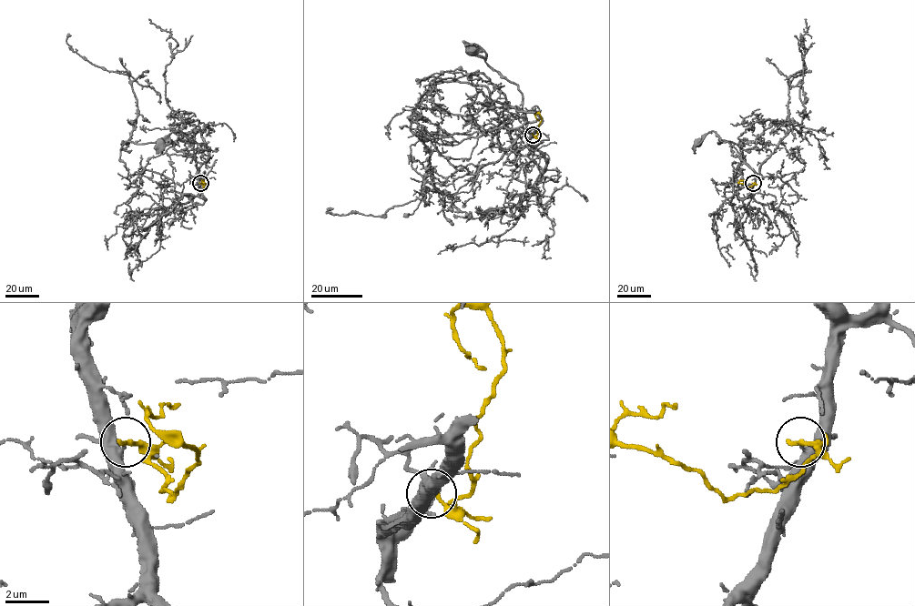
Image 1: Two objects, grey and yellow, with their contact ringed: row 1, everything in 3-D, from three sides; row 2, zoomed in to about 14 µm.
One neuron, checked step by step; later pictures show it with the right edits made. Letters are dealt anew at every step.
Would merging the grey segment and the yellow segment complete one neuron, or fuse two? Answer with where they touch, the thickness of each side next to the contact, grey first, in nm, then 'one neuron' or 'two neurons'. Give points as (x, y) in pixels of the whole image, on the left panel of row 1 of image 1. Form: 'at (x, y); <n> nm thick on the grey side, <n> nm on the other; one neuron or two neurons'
at (200, 183); 360 nm thick on the grey side, 240 nm on the other; two neurons

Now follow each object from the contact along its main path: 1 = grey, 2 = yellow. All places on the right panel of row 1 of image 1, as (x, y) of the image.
1: (753, 183), (755, 173), (727, 142), (721, 141), (714, 132), (709, 131), (696, 140)
2: (753, 183), (747, 186), (739, 182), (744, 179)

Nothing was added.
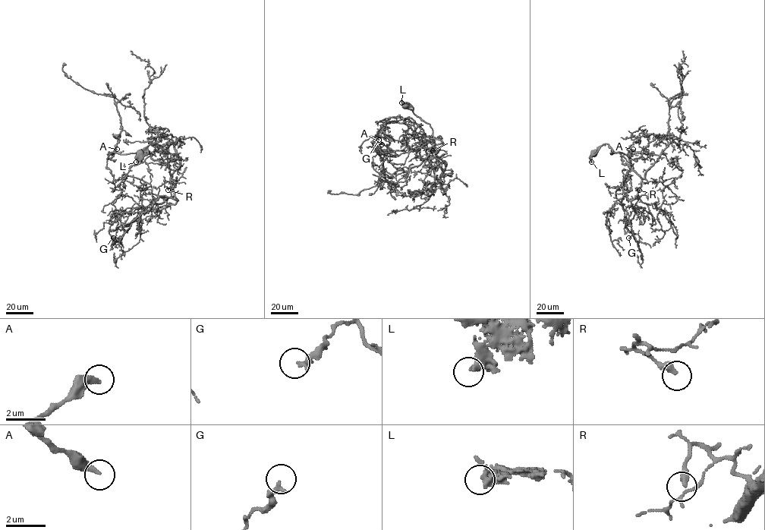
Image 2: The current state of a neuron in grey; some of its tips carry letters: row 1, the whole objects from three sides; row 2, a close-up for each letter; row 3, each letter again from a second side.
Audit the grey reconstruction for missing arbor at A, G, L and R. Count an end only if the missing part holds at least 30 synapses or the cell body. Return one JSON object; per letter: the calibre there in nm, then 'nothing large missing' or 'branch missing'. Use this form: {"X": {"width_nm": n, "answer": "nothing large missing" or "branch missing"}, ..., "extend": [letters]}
{"A": {"width_nm": 300, "answer": "nothing large missing"}, "G": {"width_nm": 240, "answer": "nothing large missing"}, "L": {"width_nm": 360, "answer": "nothing large missing"}, "R": {"width_nm": 340, "answer": "nothing large missing"}, "extend": []}

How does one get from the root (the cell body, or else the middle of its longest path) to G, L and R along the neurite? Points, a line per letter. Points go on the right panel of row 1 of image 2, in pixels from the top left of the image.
G: (593, 151), (606, 143), (641, 179), (631, 203), (636, 209), (643, 209), (631, 219), (632, 235), (628, 238)
L: (593, 151), (591, 162)
R: (593, 151), (606, 143), (613, 152), (619, 153), (641, 178), (641, 186), (636, 187), (639, 190)

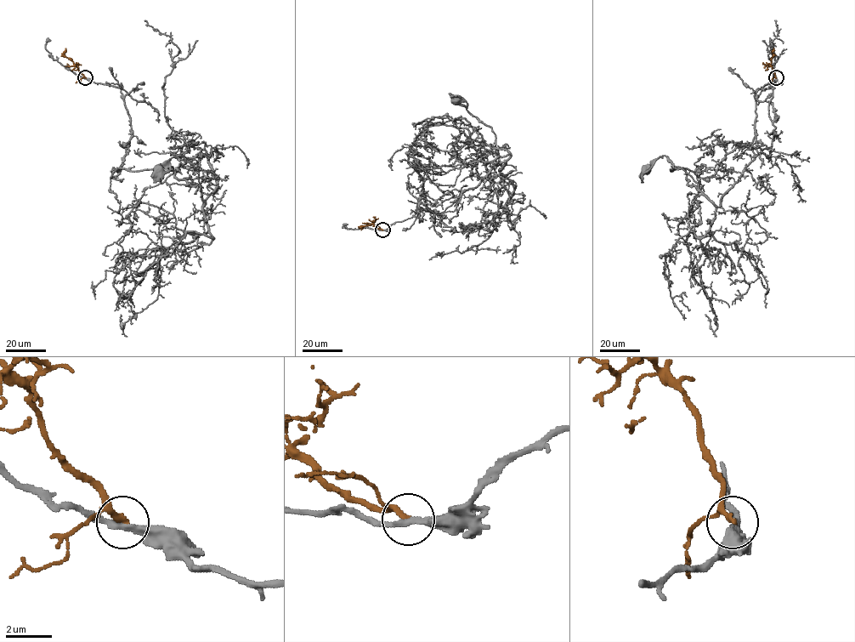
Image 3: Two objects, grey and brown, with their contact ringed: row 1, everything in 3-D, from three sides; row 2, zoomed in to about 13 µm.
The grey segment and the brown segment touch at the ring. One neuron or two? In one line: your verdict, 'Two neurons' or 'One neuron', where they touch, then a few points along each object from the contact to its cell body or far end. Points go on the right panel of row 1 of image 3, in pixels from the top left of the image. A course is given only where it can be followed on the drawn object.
Two neurons. Place: (776, 77). Course of grey: (776, 77), (755, 99), (751, 142), (712, 176), (671, 169), (699, 189), (665, 156), (645, 167). Course of brown: (776, 77), (770, 65), (773, 48)

